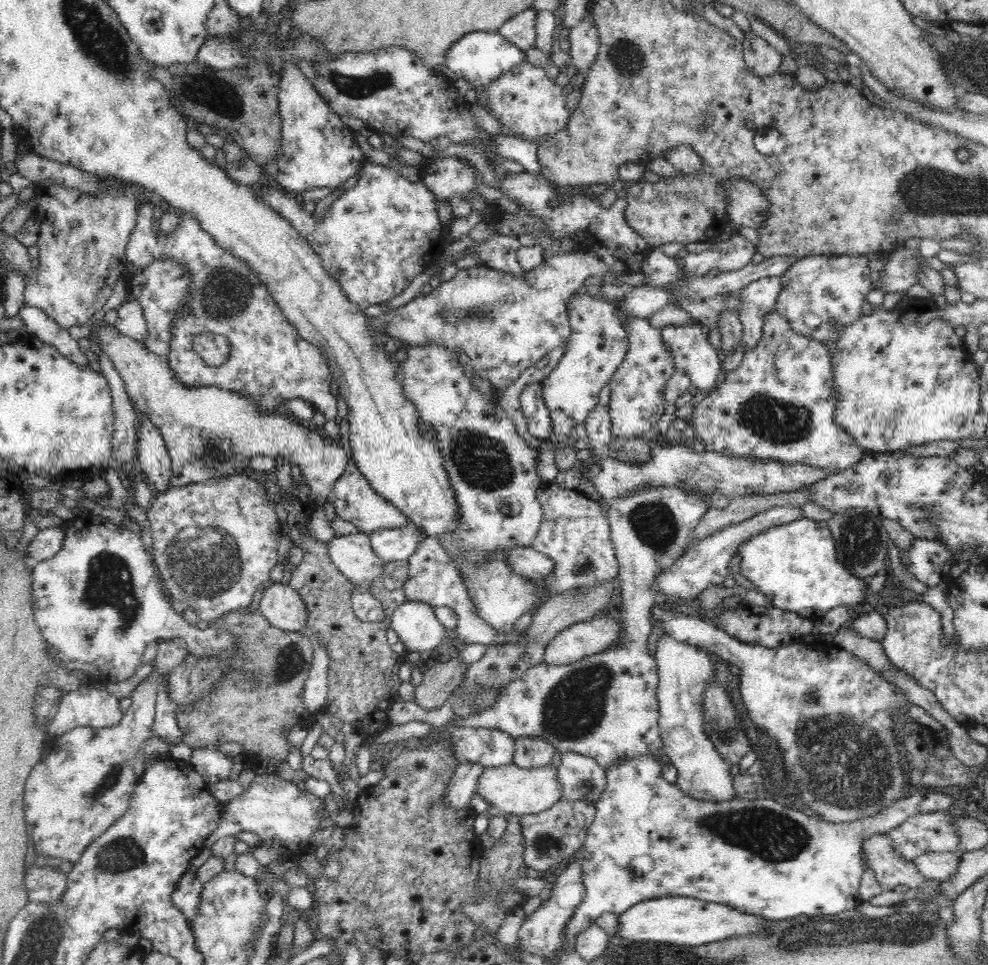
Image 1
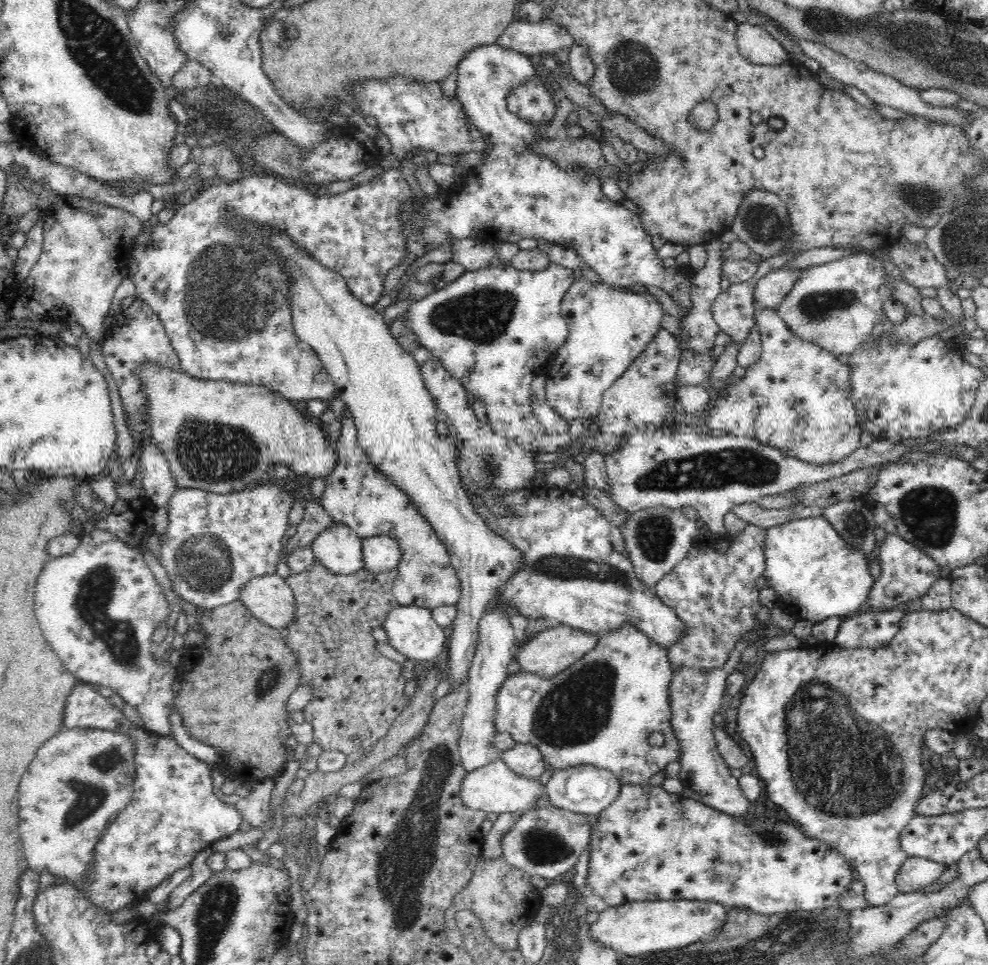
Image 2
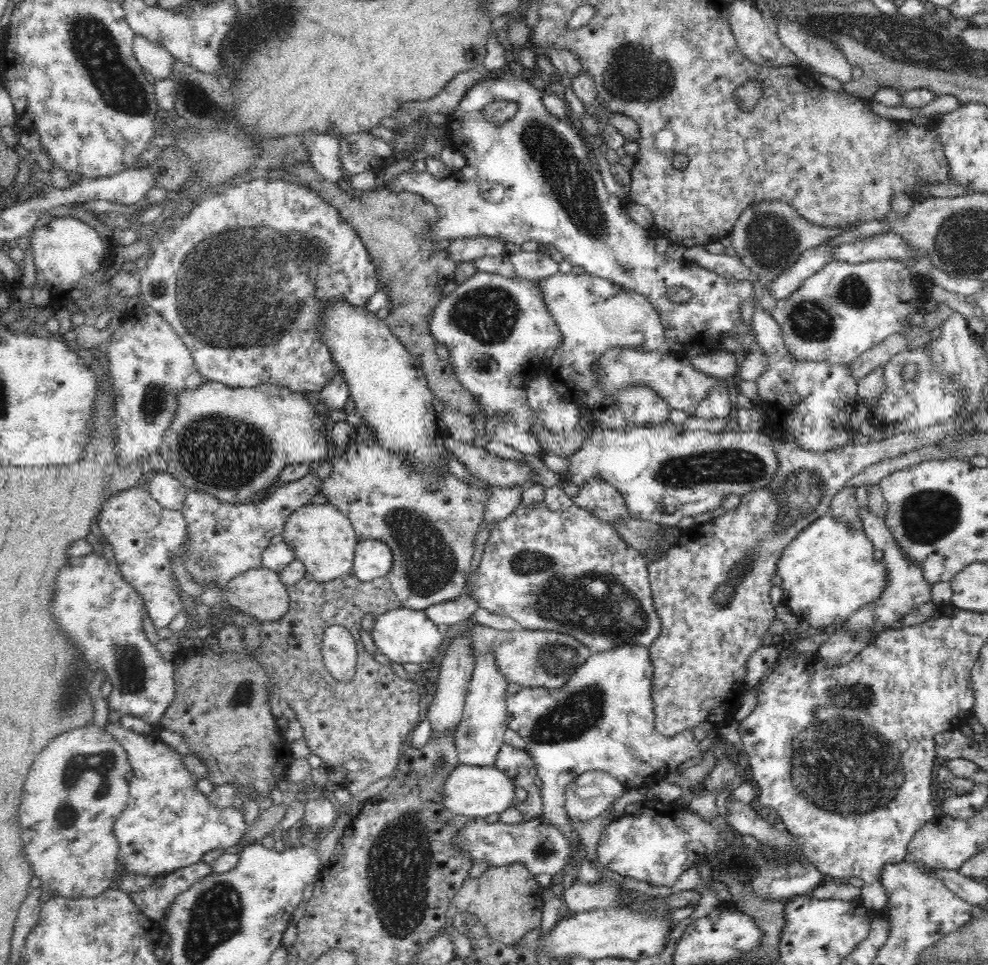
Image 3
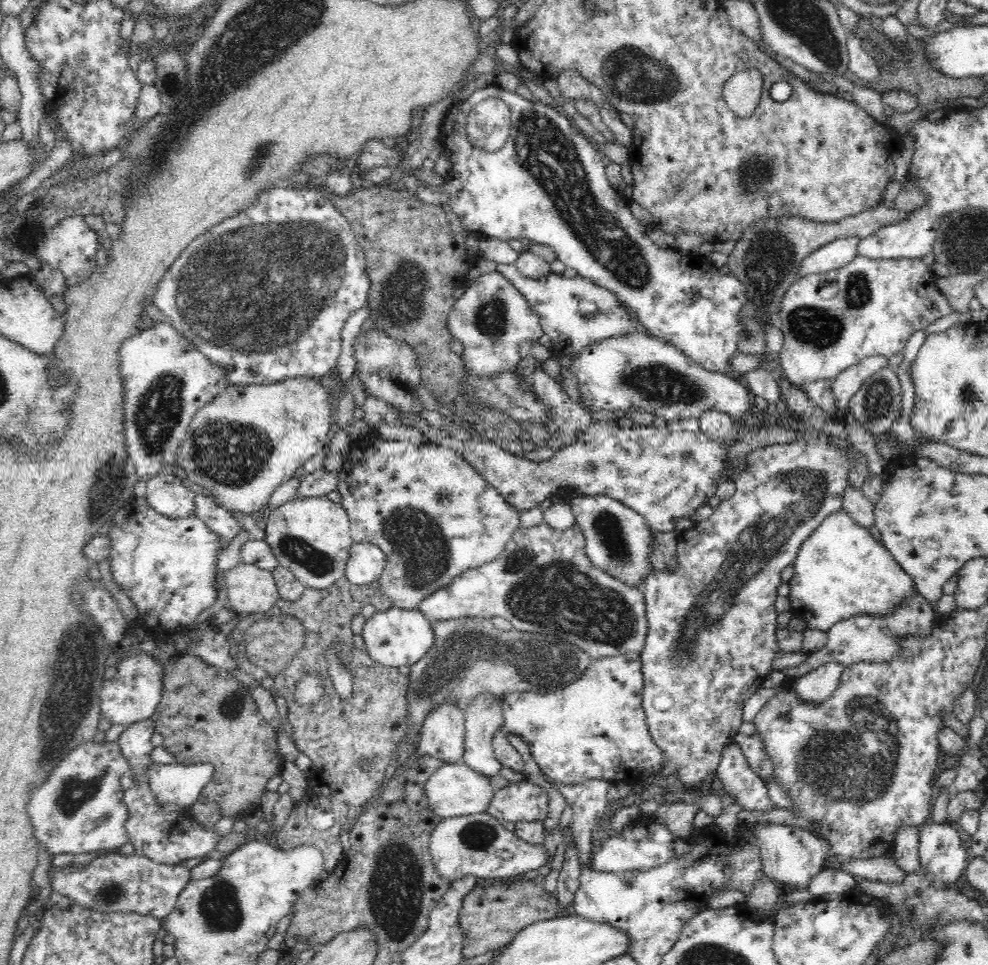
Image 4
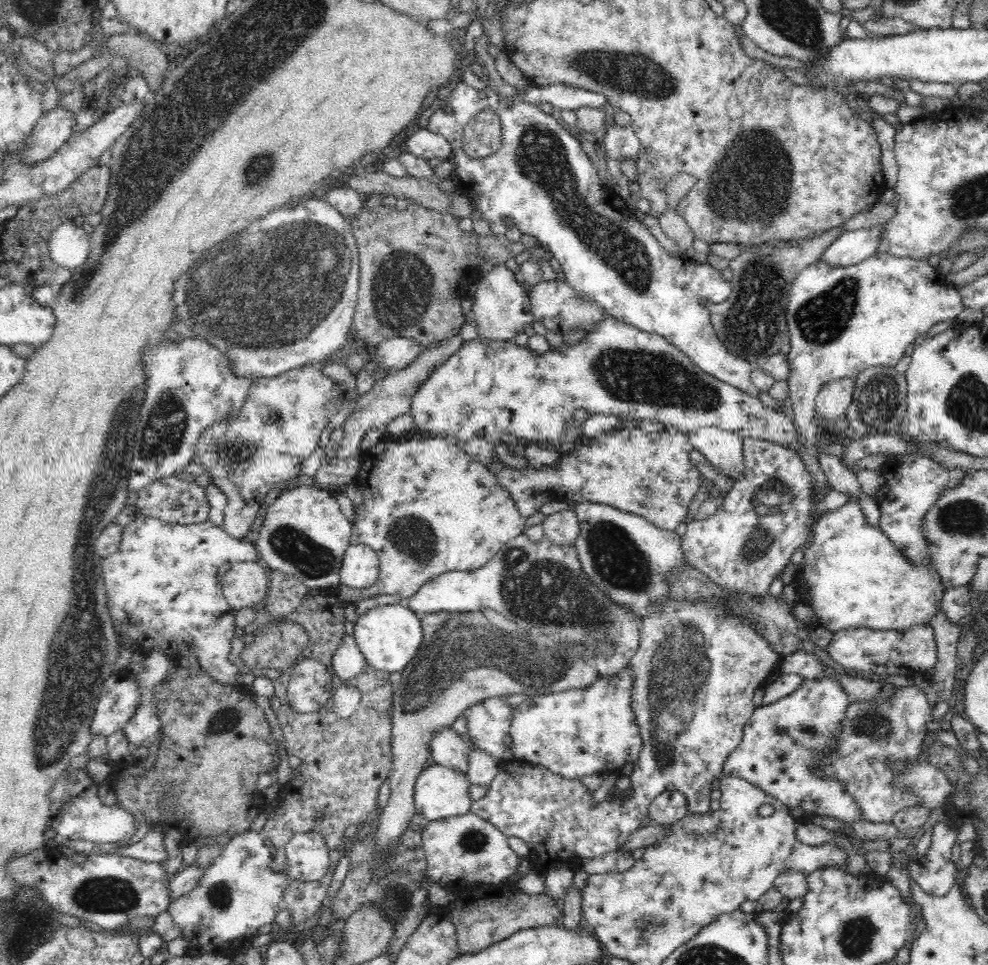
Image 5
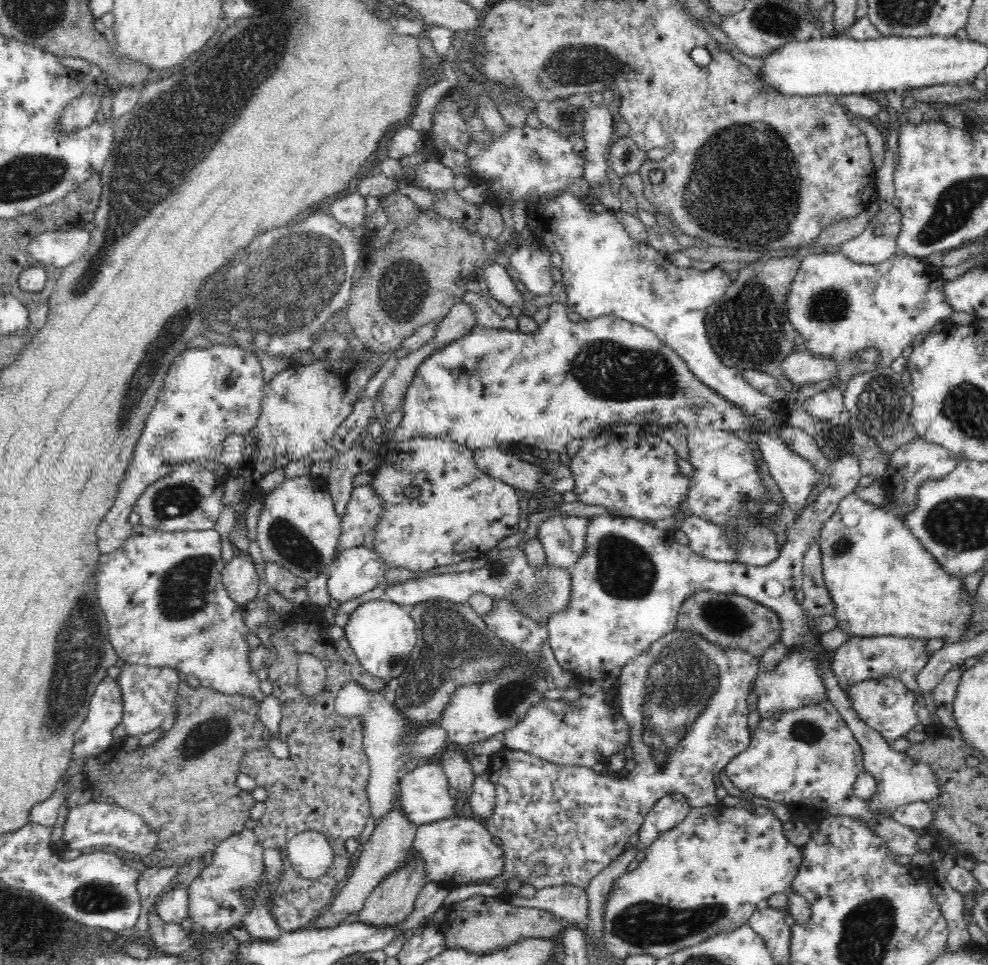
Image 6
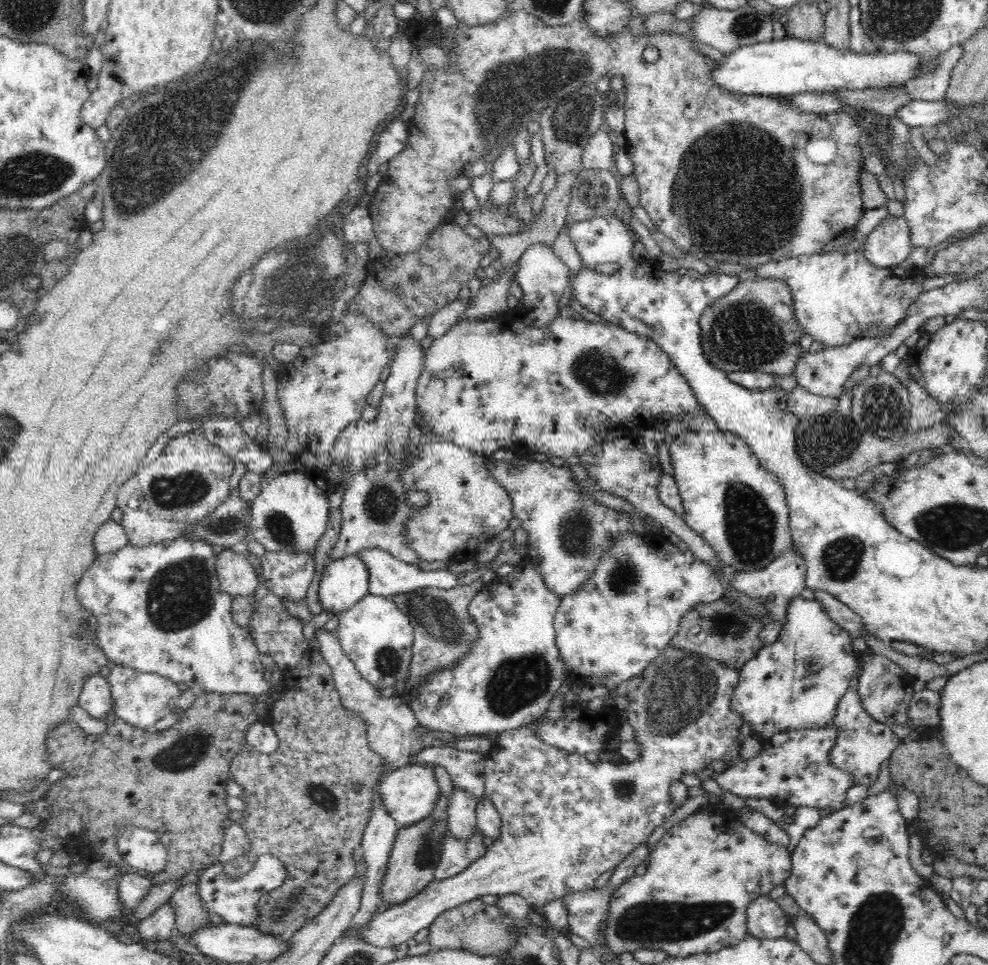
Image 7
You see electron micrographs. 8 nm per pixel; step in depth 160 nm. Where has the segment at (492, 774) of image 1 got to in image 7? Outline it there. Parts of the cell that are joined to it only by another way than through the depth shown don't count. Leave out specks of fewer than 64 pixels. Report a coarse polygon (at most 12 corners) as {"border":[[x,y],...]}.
{"border":[[429,764],[388,771],[377,798],[398,824],[434,810],[440,787]]}

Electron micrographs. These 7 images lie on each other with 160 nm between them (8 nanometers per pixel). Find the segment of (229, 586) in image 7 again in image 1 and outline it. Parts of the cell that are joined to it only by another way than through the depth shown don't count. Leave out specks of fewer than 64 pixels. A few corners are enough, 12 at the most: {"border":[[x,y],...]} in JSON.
{"border":[[287,581],[262,592],[259,612],[270,625],[298,631],[308,609]]}

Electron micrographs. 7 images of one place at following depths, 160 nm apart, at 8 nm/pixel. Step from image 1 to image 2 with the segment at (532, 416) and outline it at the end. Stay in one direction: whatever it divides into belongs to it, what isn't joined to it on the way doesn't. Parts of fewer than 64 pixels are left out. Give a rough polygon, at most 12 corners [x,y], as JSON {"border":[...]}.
{"border":[[546,377],[531,386],[532,413],[547,434],[566,434],[565,421],[547,402]]}

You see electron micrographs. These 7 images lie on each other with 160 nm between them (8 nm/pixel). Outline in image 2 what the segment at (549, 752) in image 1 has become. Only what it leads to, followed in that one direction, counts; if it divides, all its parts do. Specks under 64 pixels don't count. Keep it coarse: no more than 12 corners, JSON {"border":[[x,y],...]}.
{"border":[[517,743],[500,758],[510,770],[537,780],[546,770],[538,748]]}

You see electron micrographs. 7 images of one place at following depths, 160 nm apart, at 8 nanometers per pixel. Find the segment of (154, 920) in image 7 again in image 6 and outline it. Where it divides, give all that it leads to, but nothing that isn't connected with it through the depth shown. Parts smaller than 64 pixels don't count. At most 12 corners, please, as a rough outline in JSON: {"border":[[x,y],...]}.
{"border":[[186,886],[168,888],[156,902],[166,924],[188,917]]}

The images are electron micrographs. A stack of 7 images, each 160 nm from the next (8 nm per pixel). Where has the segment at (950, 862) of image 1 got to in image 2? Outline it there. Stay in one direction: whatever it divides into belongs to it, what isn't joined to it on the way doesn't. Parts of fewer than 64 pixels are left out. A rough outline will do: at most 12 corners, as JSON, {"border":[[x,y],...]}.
{"border":[[908,857],[898,872],[898,892],[925,892],[946,866]]}

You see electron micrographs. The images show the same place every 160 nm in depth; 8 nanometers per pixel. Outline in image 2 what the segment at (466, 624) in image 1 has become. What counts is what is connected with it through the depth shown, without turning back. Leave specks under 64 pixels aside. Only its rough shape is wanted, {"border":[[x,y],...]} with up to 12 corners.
{"border":[[343,417],[319,503],[363,539],[404,554],[401,606],[456,605],[446,545],[380,473]]}

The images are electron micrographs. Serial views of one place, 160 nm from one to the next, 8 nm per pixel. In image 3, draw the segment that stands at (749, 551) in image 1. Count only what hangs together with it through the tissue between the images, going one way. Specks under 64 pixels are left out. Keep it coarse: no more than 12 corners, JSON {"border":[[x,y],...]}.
{"border":[[830,513],[782,552],[782,603],[831,630],[884,593],[863,529]]}

